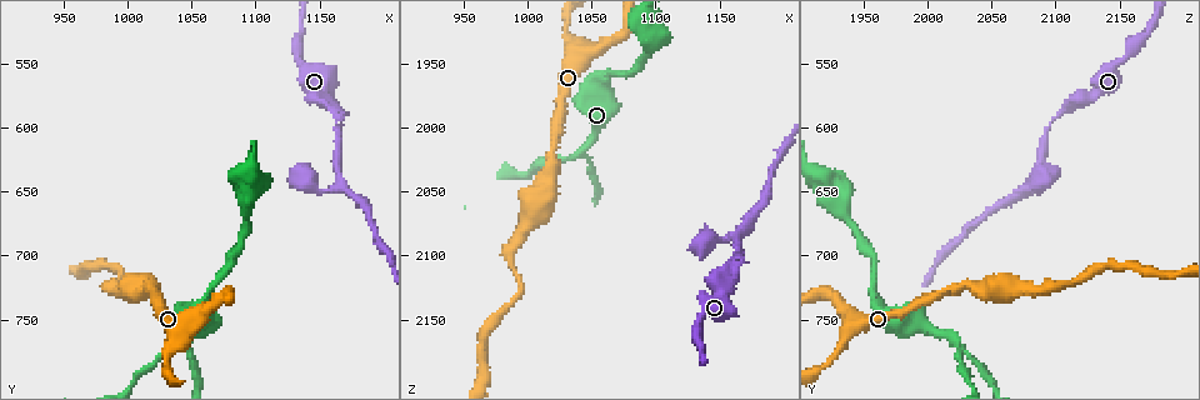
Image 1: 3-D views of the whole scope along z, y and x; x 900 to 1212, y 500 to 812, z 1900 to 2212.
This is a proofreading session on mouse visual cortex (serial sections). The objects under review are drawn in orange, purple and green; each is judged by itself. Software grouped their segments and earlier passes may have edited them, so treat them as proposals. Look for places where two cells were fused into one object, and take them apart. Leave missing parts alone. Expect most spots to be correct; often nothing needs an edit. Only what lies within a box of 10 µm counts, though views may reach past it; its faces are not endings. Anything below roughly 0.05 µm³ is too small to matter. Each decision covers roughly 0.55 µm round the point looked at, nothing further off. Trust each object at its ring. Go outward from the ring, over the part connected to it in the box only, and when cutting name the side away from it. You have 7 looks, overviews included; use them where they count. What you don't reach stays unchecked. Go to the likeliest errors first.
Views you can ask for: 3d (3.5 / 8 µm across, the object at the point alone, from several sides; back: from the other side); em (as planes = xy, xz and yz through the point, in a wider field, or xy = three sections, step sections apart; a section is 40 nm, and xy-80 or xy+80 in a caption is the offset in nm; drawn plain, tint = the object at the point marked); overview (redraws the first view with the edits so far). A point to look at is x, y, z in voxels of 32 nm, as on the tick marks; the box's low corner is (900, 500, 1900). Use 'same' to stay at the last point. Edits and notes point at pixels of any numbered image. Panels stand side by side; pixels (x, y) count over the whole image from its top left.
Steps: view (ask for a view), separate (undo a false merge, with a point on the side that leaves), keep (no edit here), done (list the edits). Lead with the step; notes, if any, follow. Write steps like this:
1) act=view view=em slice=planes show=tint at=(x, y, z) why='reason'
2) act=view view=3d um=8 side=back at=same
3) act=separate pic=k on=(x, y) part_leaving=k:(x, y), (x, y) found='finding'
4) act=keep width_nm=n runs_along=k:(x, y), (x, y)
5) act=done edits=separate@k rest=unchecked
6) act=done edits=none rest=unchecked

act=view view=3d um=3.5 at=(1040, 766, 2018) why='branch point'

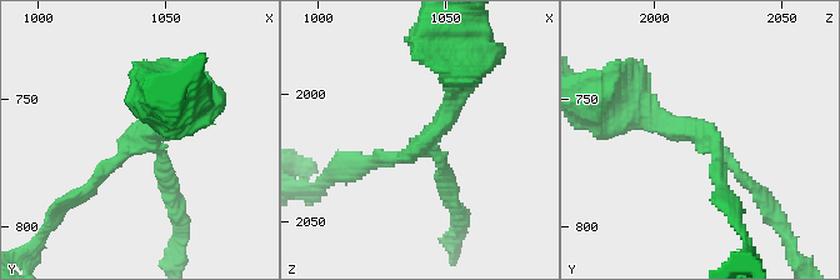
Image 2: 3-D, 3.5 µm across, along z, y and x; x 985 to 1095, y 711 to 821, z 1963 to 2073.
act=view view=em slice=xy step=1 show=tint at=(1040, 766, 2021) arms=3 arm_widths_nm=150,200,300 why='need the tissue'

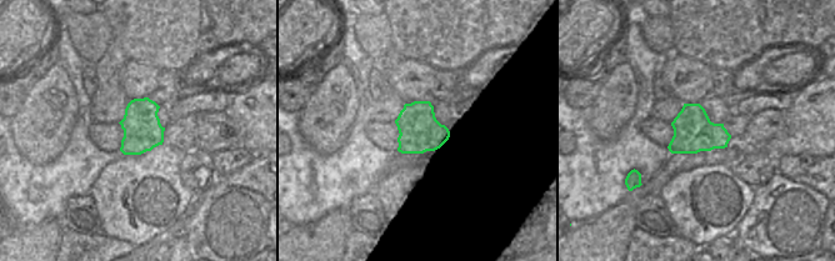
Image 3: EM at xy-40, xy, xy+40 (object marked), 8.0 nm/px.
act=keep runs_along=2:(459, 83), (409, 156), (359, 165) found='continuous, no second cell'

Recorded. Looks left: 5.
act=view view=3d um=3.5 at=(1064, 728, 1954) why='sudden change in width'

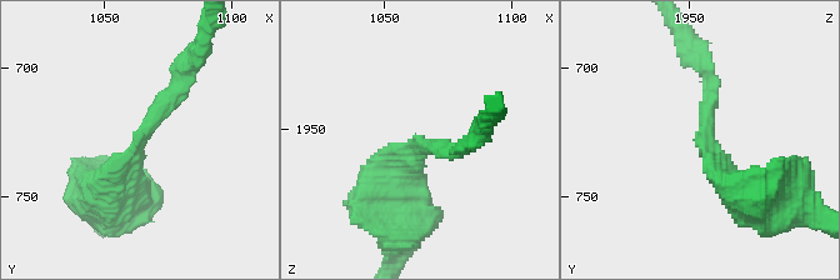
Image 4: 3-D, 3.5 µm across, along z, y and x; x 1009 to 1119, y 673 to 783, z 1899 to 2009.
act=view view=em slice=planes show=tint at=(1063, 731, 1955) arm_widths_nm=200,450

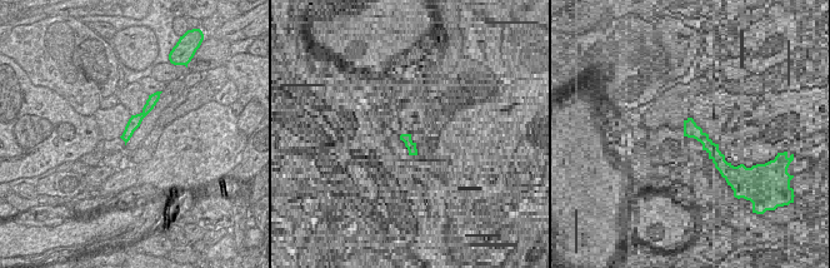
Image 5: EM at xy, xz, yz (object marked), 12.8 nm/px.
act=keep runs_along=5:(150, 103), (125, 137) found='one cell here'

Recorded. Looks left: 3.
act=view view=3d um=3.5 at=(1160, 586, 2112) why='sudden change in width'

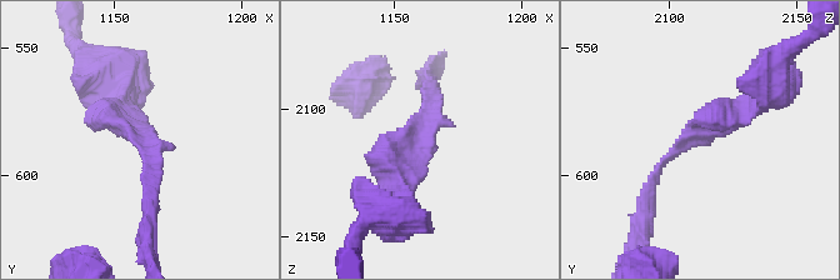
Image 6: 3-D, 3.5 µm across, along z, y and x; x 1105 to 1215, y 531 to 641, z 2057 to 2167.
act=view view=em slice=xy step=1 show=tint at=(1161, 584, 2112) why='shape alone is not enough'

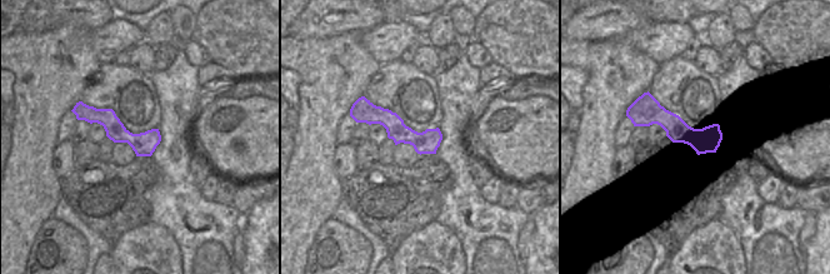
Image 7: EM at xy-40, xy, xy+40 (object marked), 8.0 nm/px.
act=view view=em slice=xy step=2 show=tint at=same why='cut it another way'

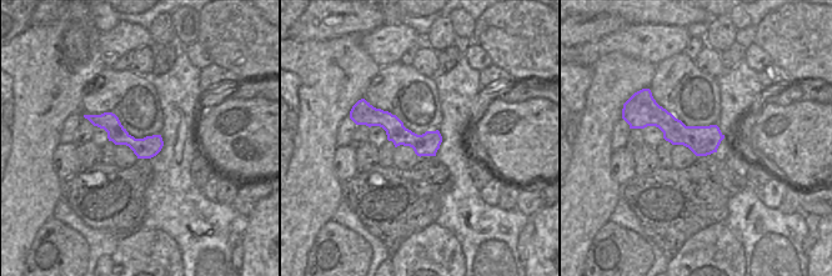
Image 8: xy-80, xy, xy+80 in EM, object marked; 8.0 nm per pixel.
act=keep runs_along=8:(637, 121), (720, 136) found='continuous, no second cell'

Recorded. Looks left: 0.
act=done edits=none rest=unchecked

